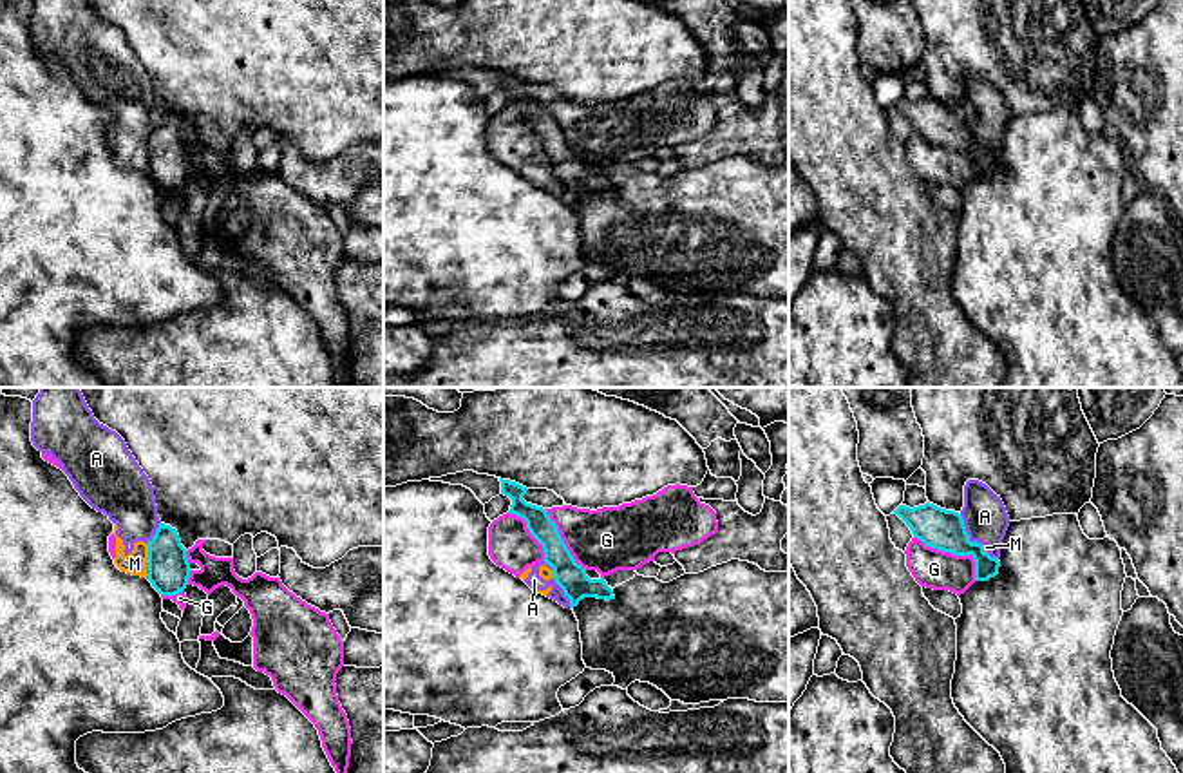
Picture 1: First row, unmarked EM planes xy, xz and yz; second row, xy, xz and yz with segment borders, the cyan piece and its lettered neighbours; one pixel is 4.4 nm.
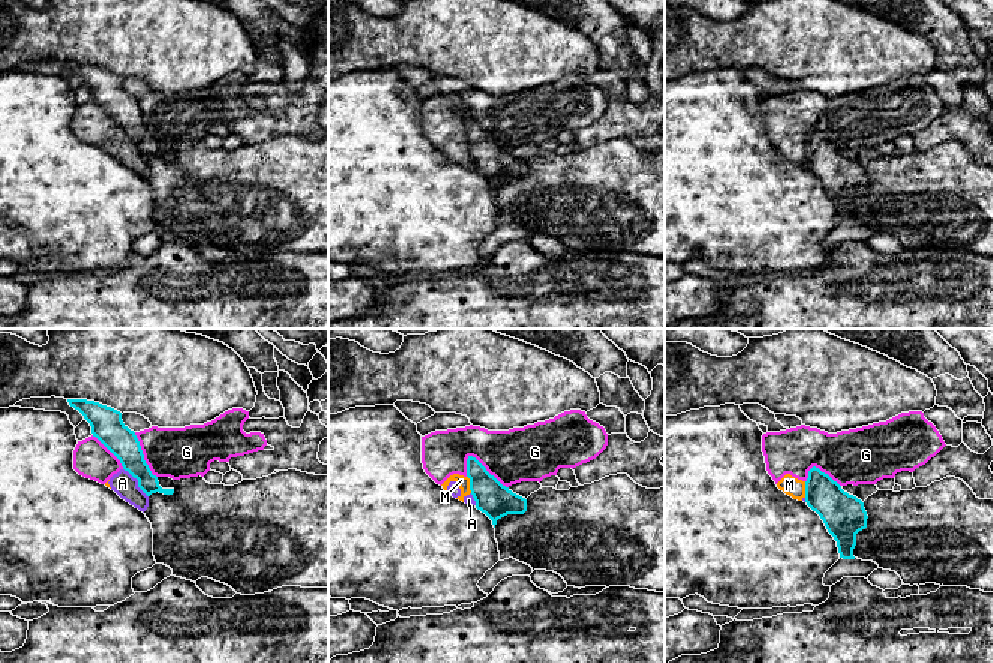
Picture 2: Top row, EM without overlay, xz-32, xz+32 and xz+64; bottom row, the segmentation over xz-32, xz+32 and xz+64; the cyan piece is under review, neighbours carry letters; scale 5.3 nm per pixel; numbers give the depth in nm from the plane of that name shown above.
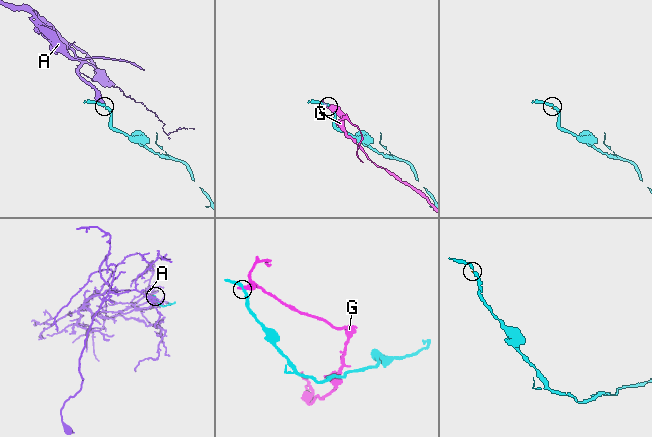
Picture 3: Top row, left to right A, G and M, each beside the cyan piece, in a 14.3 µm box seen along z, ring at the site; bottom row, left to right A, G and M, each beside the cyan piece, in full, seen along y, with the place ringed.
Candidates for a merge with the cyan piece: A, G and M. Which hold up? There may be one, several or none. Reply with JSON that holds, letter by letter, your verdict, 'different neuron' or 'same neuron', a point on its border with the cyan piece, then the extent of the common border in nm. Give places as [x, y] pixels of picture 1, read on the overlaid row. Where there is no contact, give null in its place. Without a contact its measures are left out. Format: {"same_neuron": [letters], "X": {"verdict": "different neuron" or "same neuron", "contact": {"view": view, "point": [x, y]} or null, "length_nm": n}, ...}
{"same_neuron": [], "A": {"verdict": "different neuron", "contact": {"view": "yz", "point": [966, 534]}, "length_nm": 180}, "G": {"verdict": "different neuron", "contact": {"view": "yz", "point": [955, 554]}, "length_nm": 340}, "M": {"verdict": "different neuron", "contact": {"view": "xy", "point": [149, 553]}, "length_nm": 90}}

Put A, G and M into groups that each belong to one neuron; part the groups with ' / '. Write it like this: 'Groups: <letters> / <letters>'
Groups: A G M

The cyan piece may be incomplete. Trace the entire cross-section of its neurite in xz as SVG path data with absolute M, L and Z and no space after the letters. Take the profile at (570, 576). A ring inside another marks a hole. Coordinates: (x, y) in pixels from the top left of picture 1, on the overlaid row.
M510 480L499 482L501 494L512 500L508 512L523 518L530 534L543 545L543 561L554 568L554 579L570 599L570 606L577 606L584 597L615 599L604 577L590 579L586 568L573 559L546 509L523 500L528 489Z

